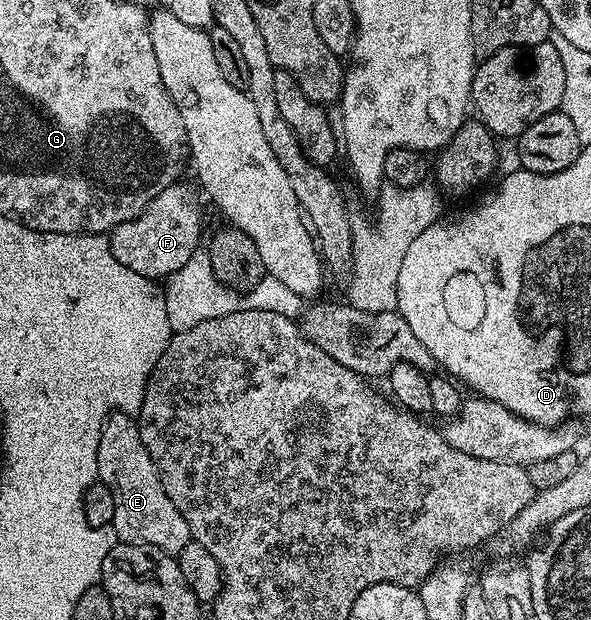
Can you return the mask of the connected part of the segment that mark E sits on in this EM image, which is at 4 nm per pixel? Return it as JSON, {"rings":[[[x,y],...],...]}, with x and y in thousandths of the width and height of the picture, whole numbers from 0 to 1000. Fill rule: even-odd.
{"rings":[[[193,663],[173,685],[173,698],[166,711],[166,773],[186,789],[186,802],[193,802],[193,834],[188,848],[196,856],[198,871],[213,876],[252,876],[279,889],[283,895],[303,897],[305,887],[316,876],[327,874],[321,853],[315,847],[315,834],[294,821],[294,808],[281,802],[281,789],[274,789],[274,776],[267,769],[267,756],[237,710],[235,681],[215,663]]]}

